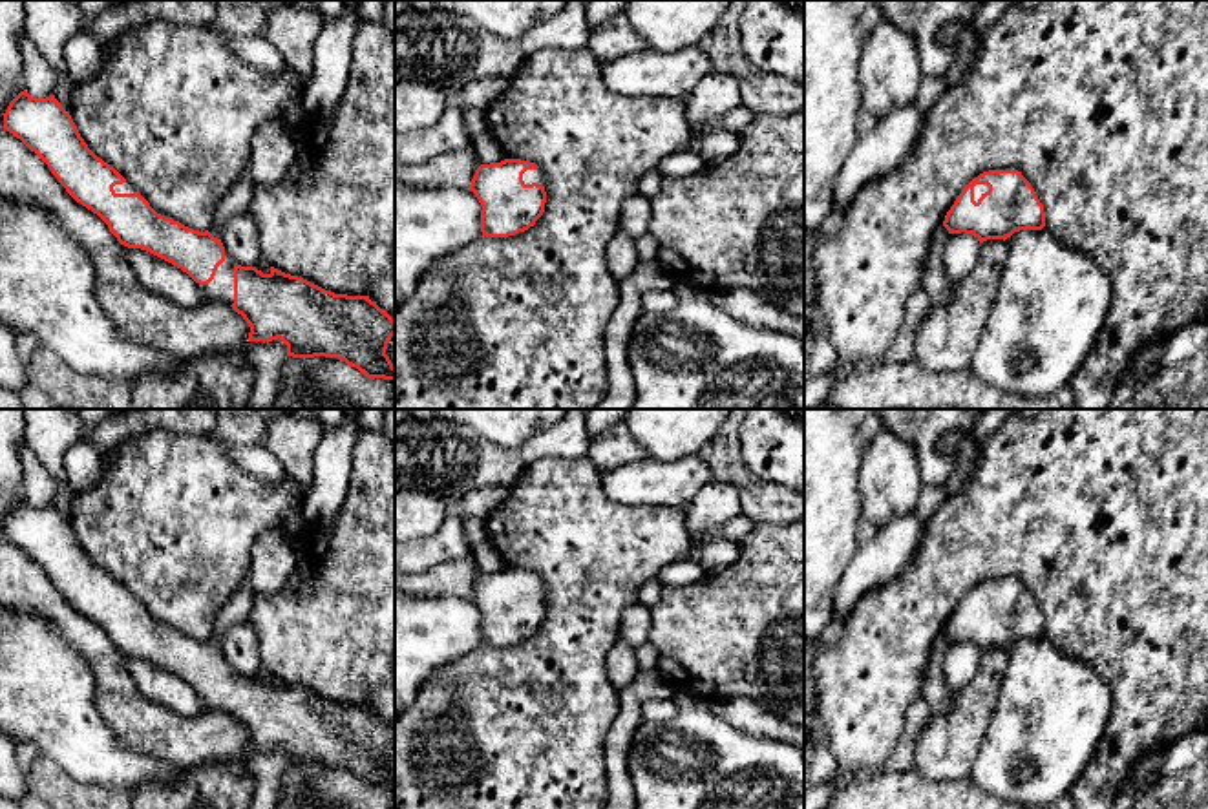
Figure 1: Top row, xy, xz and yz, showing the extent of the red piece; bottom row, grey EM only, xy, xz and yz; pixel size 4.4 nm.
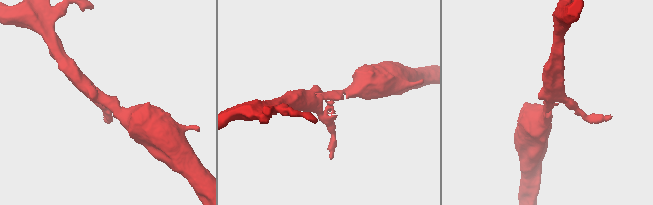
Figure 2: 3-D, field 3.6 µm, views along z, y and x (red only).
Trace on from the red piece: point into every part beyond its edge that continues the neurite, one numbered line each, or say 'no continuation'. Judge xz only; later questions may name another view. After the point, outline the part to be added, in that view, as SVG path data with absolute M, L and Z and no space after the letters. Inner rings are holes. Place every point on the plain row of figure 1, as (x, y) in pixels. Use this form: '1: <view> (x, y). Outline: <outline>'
1: xz (530, 585). Outline: M539 577L537 579L526 579L523 583L523 590L525 590L525 594L537 592L537 594L545 595L545 583Z

